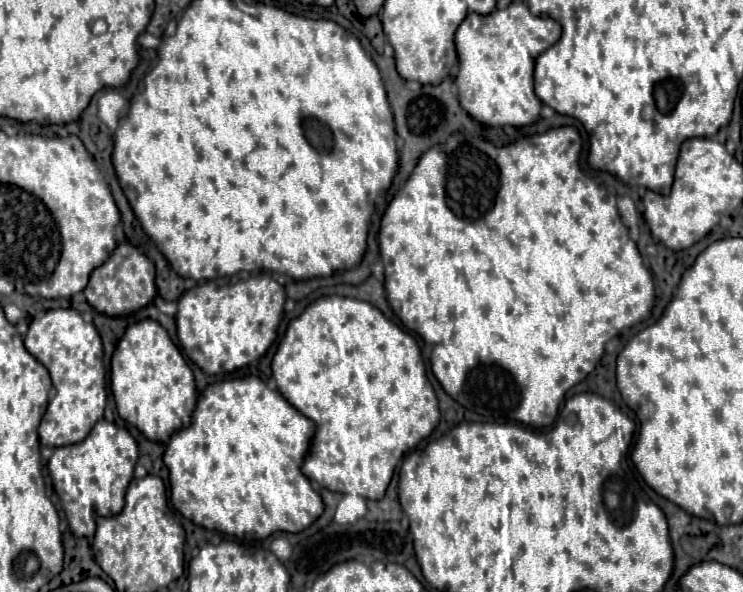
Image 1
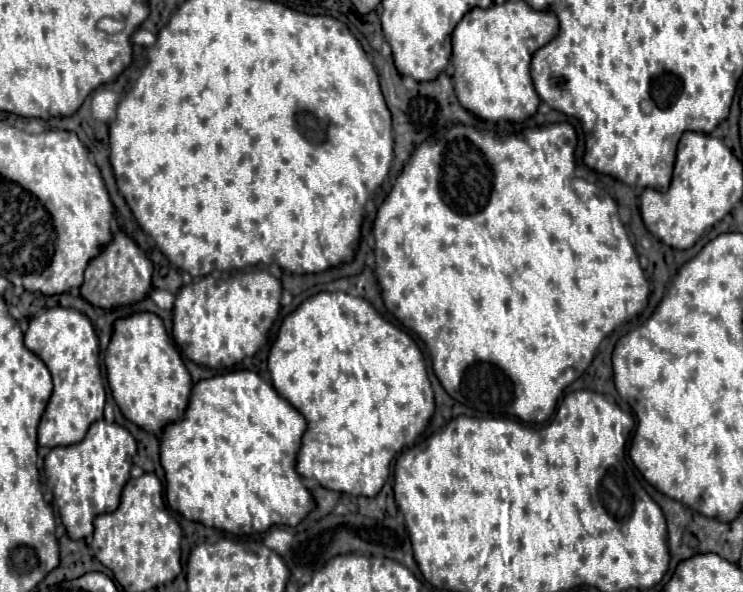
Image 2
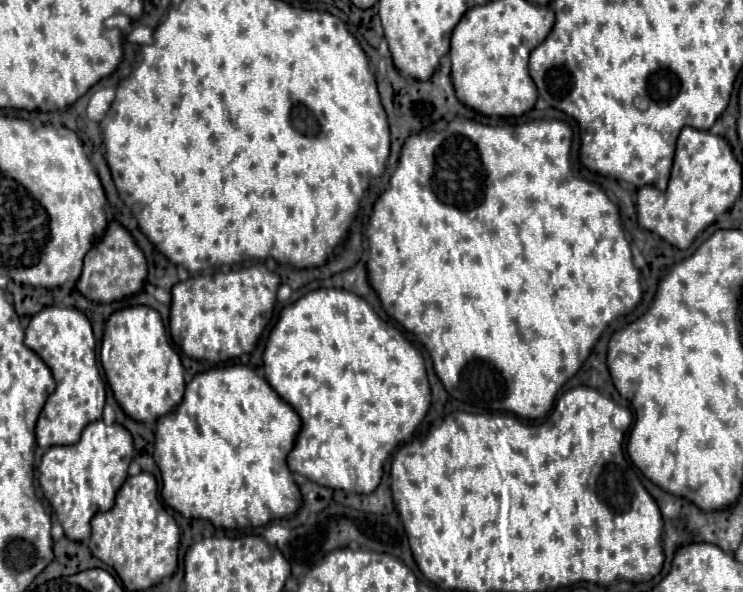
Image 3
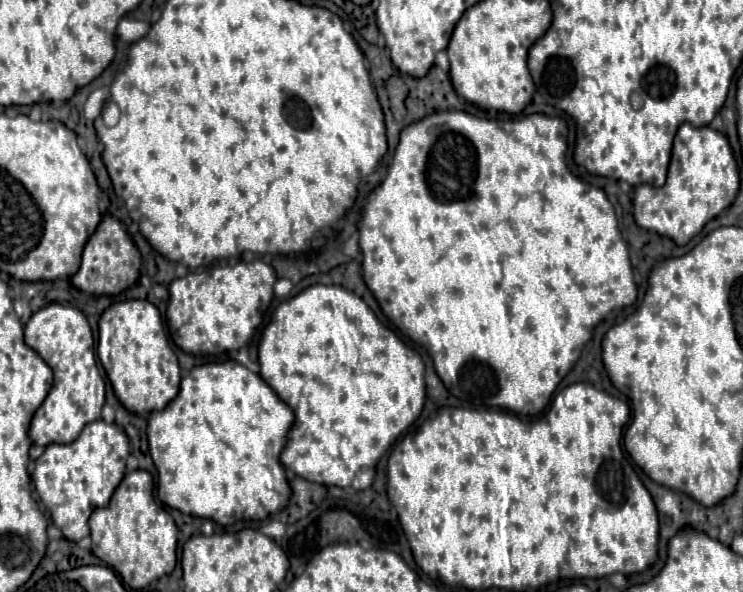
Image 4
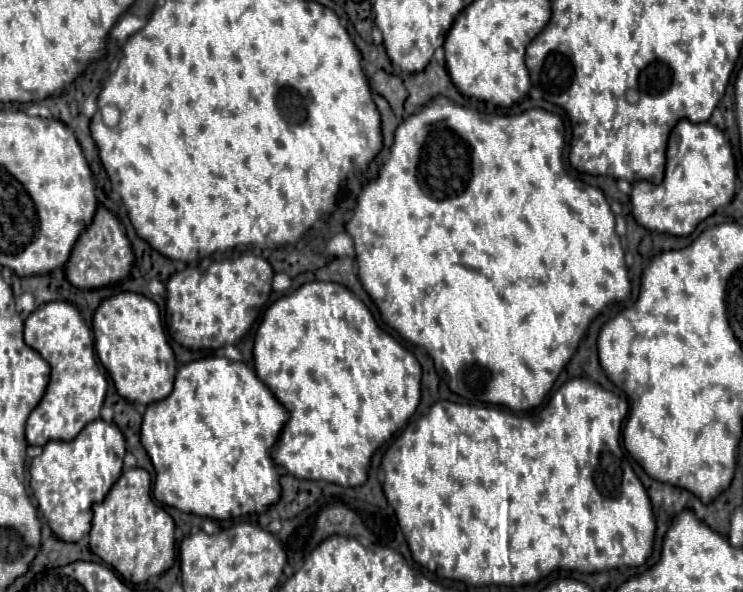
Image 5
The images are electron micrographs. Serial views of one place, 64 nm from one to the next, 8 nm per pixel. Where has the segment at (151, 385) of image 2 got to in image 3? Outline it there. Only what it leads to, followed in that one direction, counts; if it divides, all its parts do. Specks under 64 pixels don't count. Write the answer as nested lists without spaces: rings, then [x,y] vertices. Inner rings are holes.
[[[126,306],[110,314],[100,346],[110,388],[122,410],[138,422],[152,422],[160,412],[168,412],[180,392],[184,392],[184,368],[180,356],[170,346],[160,314],[150,306]]]

